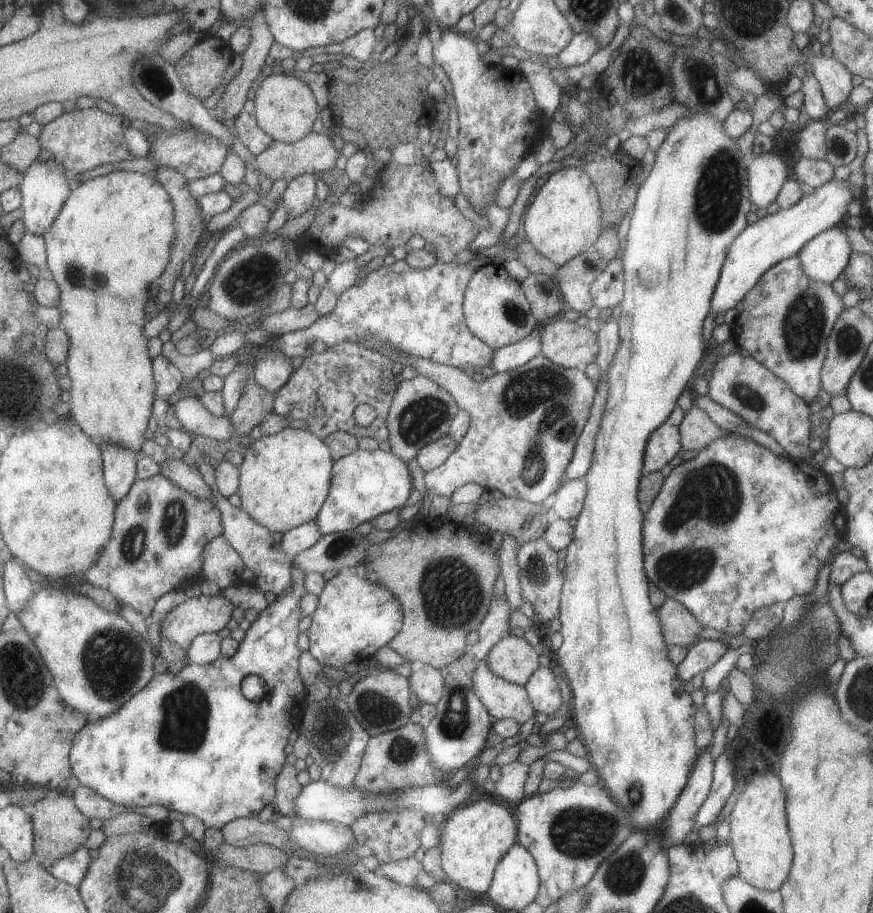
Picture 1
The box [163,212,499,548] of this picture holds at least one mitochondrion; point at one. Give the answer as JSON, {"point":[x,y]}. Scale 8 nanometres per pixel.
{"point":[252,279]}

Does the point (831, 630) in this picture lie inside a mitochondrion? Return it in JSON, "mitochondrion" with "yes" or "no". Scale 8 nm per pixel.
{"mitochondrion":"no"}

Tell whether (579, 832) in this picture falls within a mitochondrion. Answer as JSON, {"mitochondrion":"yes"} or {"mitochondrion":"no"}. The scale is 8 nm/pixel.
{"mitochondrion":"yes"}

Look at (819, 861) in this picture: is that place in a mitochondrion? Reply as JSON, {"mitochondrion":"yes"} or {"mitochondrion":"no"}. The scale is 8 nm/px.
{"mitochondrion":"no"}

